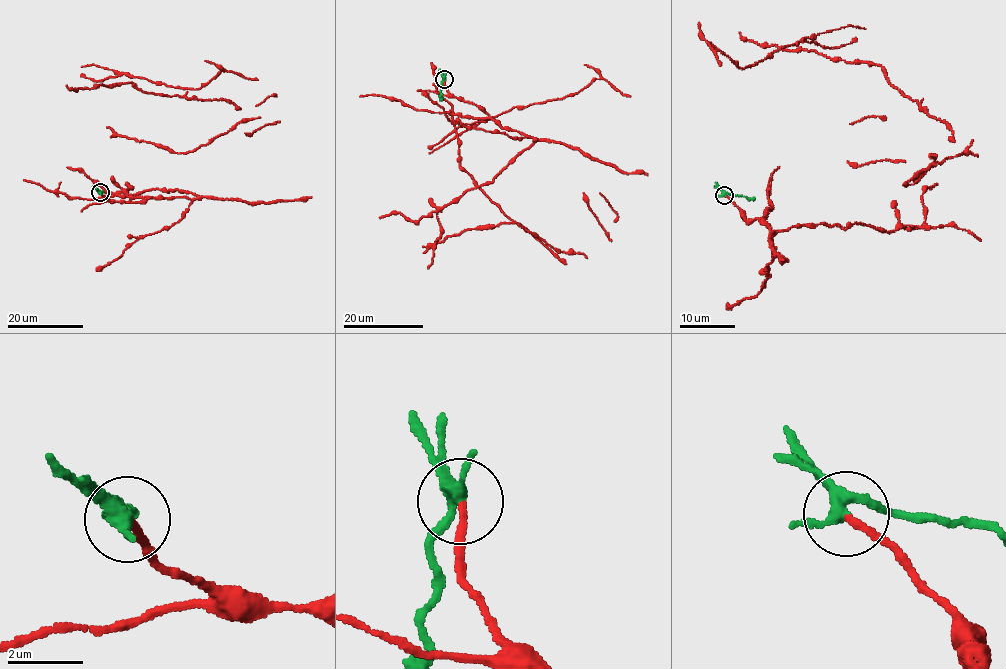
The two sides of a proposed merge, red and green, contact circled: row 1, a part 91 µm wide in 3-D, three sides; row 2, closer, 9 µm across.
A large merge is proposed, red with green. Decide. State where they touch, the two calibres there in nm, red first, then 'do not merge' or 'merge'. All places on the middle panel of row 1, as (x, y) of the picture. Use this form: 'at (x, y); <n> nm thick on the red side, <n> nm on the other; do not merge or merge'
at (444, 79); 180 nm thick on the red side, 280 nm on the other; do not merge

